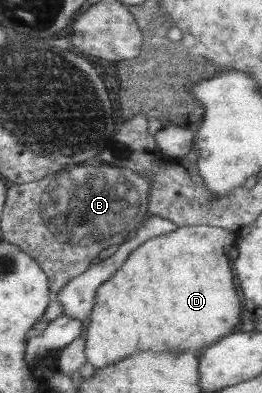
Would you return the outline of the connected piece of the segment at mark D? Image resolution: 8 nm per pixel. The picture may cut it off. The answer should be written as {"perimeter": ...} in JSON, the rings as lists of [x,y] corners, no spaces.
{"perimeter":[[[208,225],[180,226],[176,227],[172,232],[149,238],[140,246],[137,246],[129,257],[120,265],[120,268],[108,279],[105,280],[97,289],[92,301],[92,309],[88,320],[83,326],[82,336],[85,338],[83,353],[85,361],[90,362],[93,369],[104,369],[106,365],[112,364],[125,356],[130,356],[131,353],[140,352],[141,350],[151,350],[152,352],[182,352],[183,350],[192,350],[199,353],[206,347],[210,347],[224,336],[231,334],[234,326],[240,321],[240,302],[234,291],[232,283],[232,274],[228,268],[228,257],[225,250],[234,245],[236,232],[227,231],[223,228]]]}

